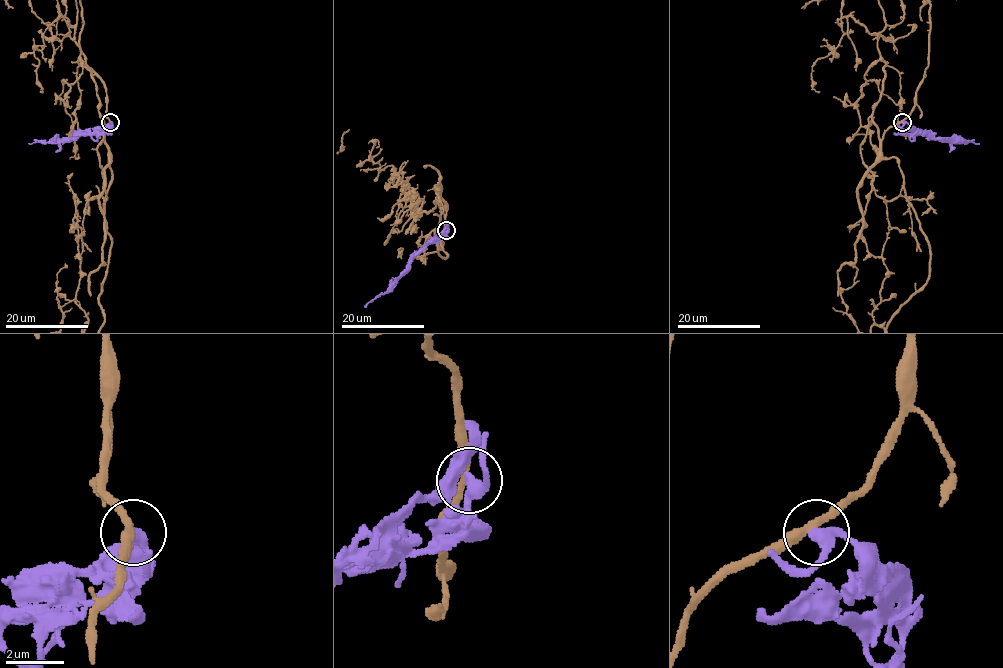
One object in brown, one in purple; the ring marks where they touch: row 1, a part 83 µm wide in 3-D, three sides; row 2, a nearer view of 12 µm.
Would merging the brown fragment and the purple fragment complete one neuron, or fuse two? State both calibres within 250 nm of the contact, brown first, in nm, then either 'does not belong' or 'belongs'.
calibres 280 and 320 nm; does not belong

